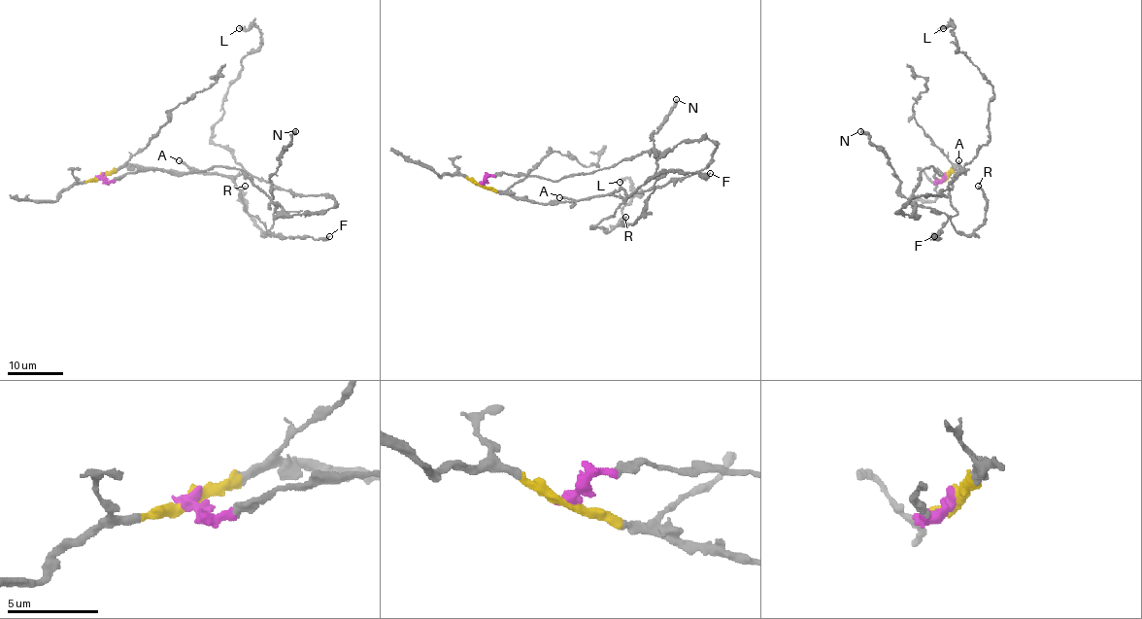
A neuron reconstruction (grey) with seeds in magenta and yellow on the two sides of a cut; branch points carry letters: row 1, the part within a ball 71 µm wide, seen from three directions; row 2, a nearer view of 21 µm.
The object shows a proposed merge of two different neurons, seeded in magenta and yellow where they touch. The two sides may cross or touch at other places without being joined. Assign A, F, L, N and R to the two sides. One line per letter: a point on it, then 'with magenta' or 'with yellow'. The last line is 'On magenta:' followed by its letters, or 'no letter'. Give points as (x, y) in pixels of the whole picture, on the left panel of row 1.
A: place (179, 160); with yellow
F: place (329, 236); with yellow
L: place (239, 28); with yellow
N: place (295, 131); with magenta
R: place (245, 186); with magenta
On magenta: N, R

